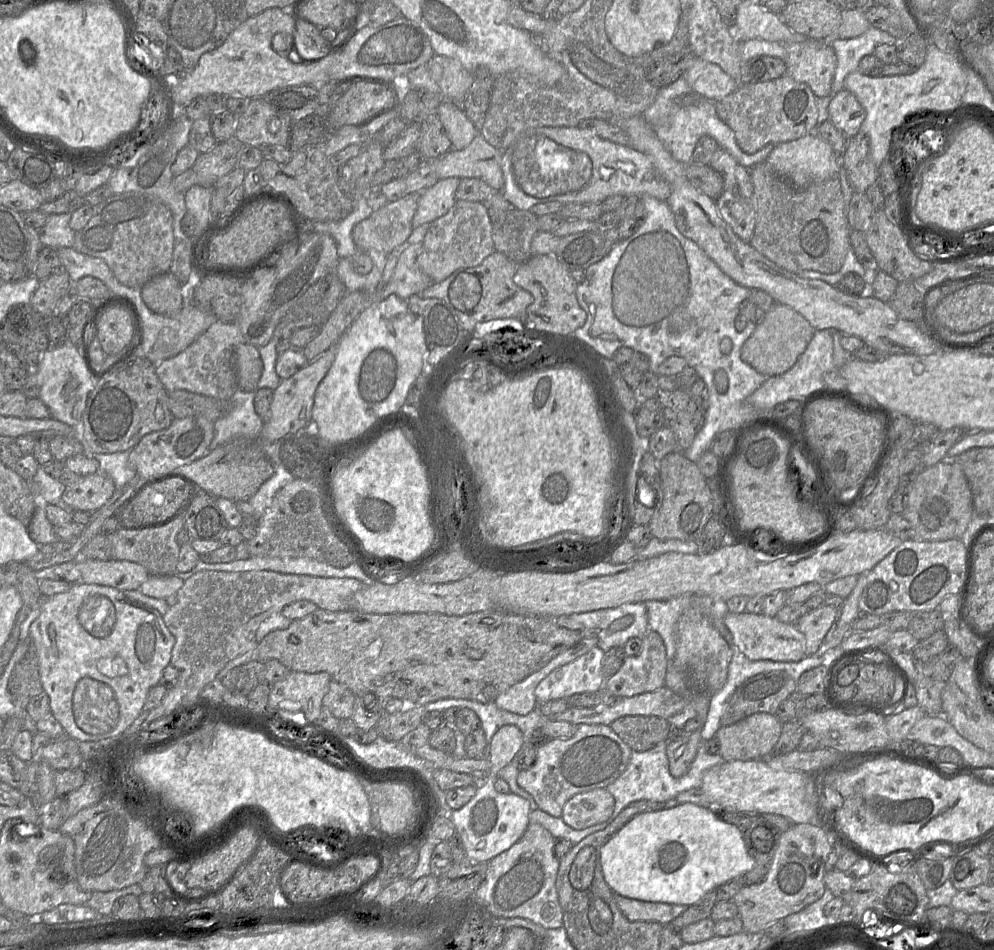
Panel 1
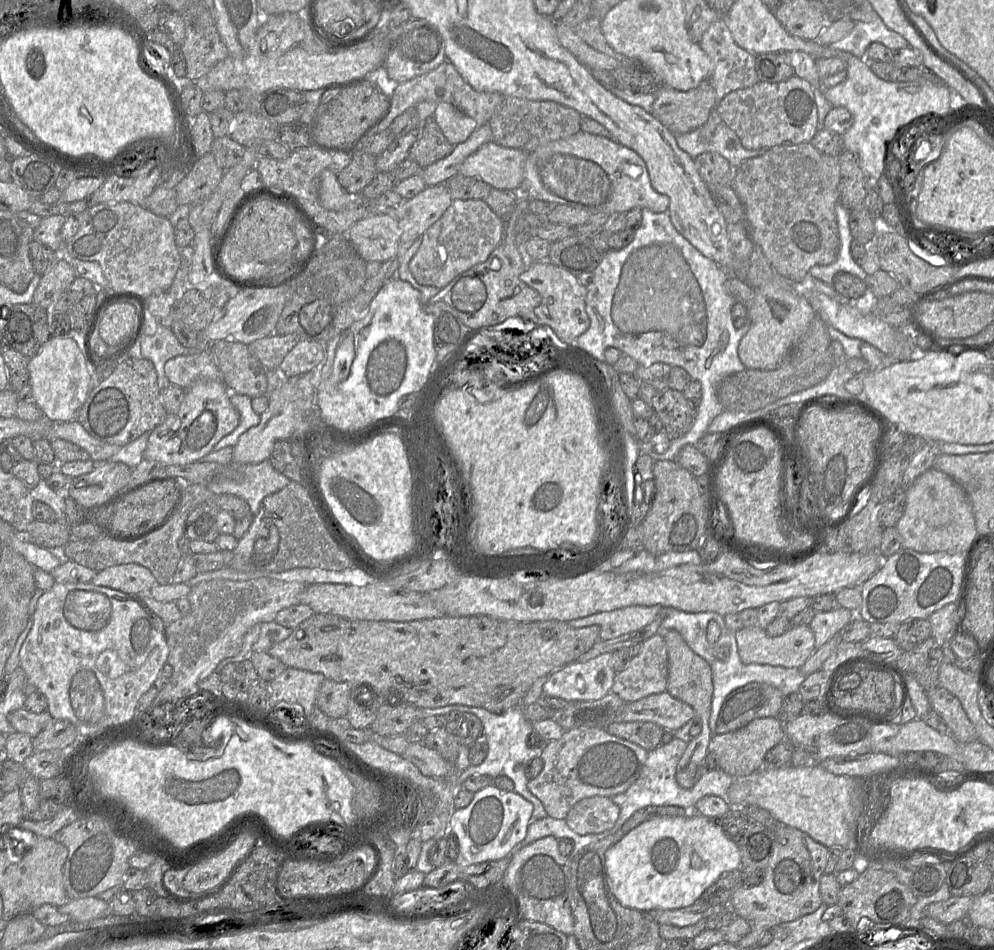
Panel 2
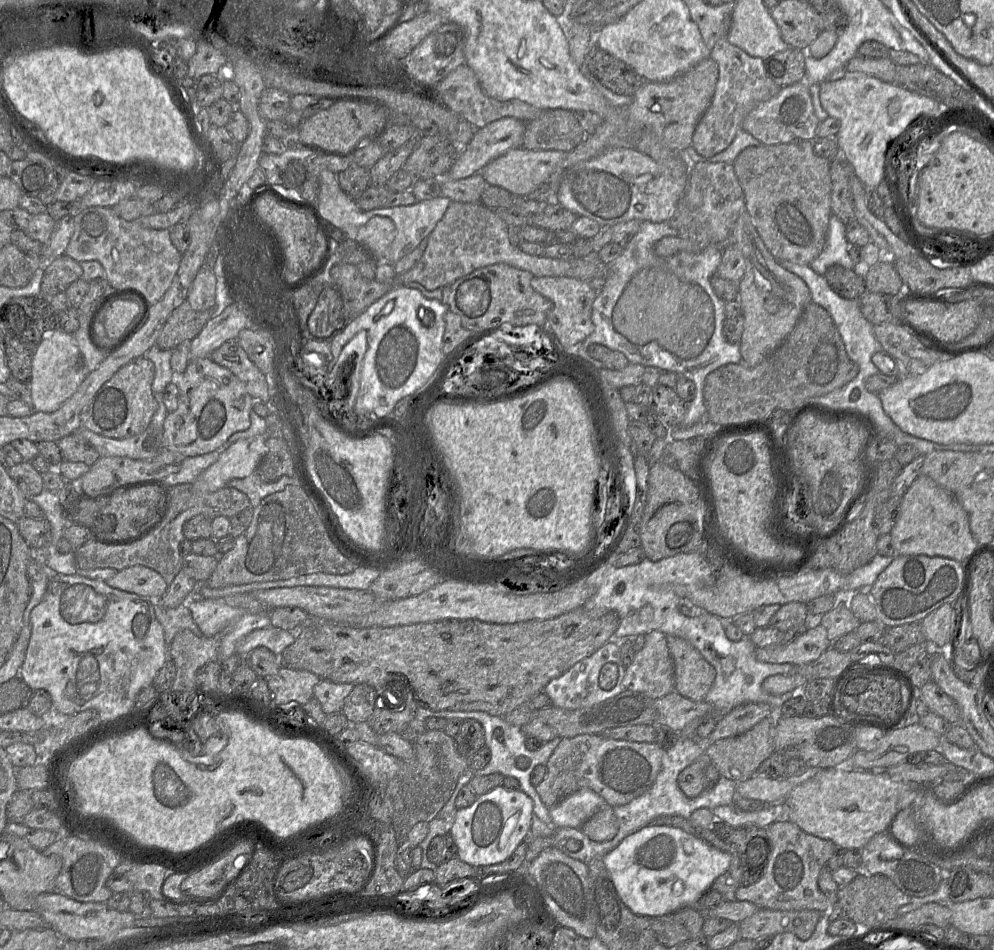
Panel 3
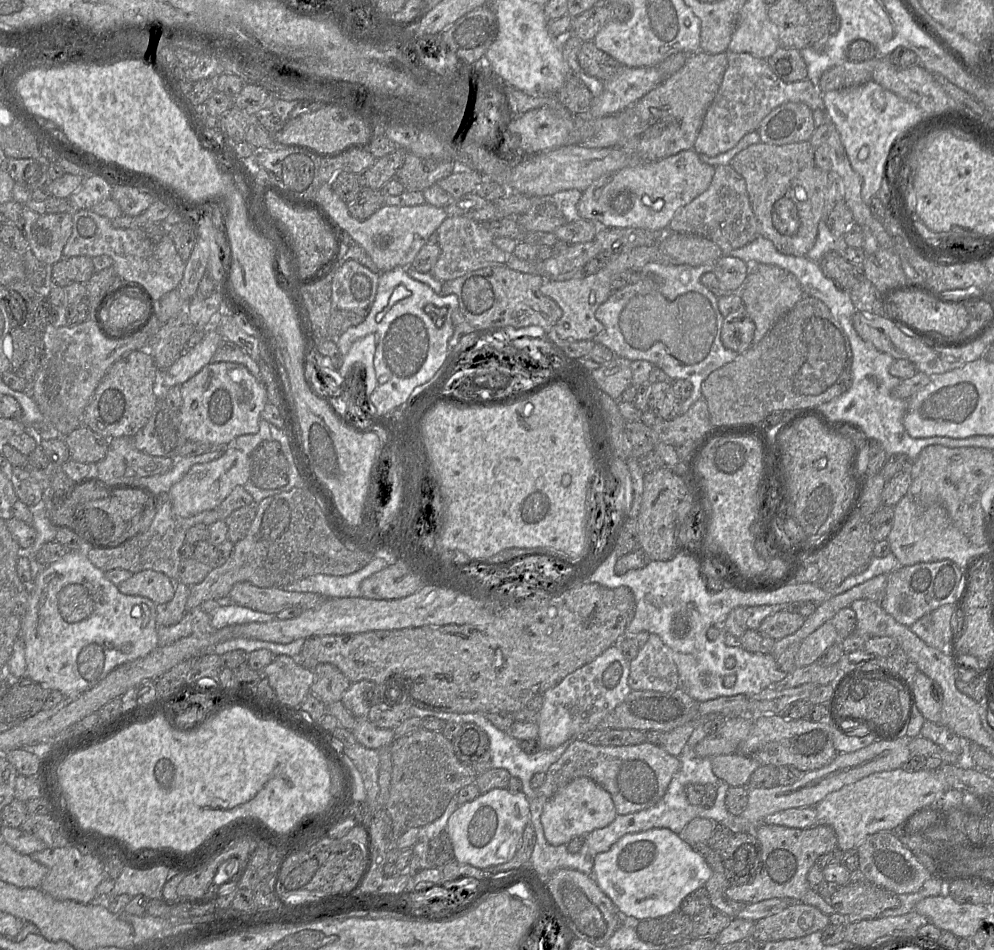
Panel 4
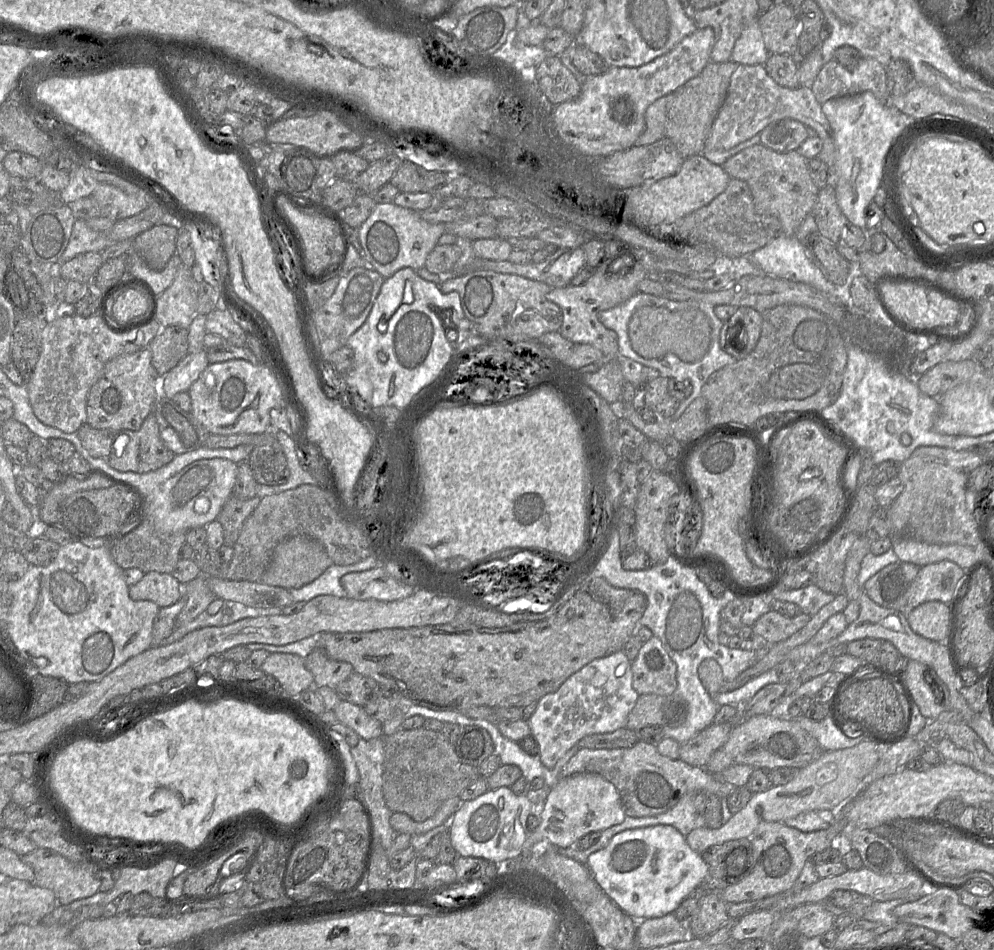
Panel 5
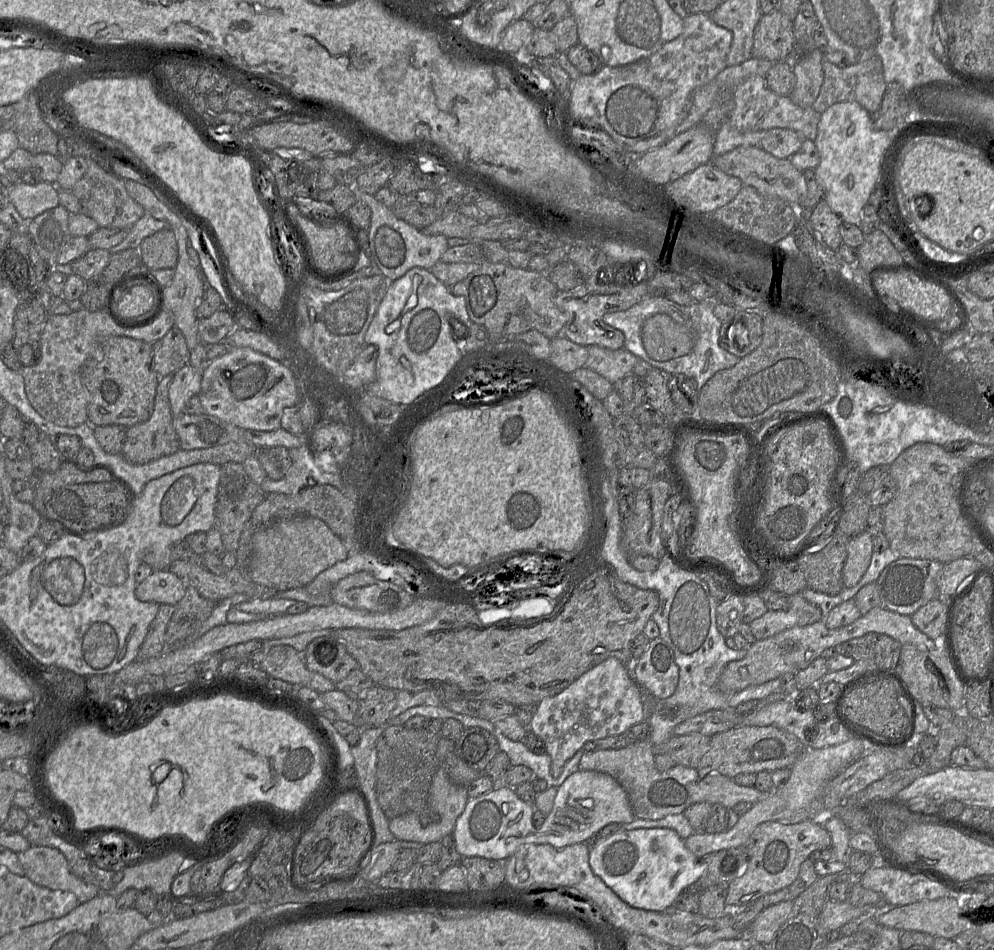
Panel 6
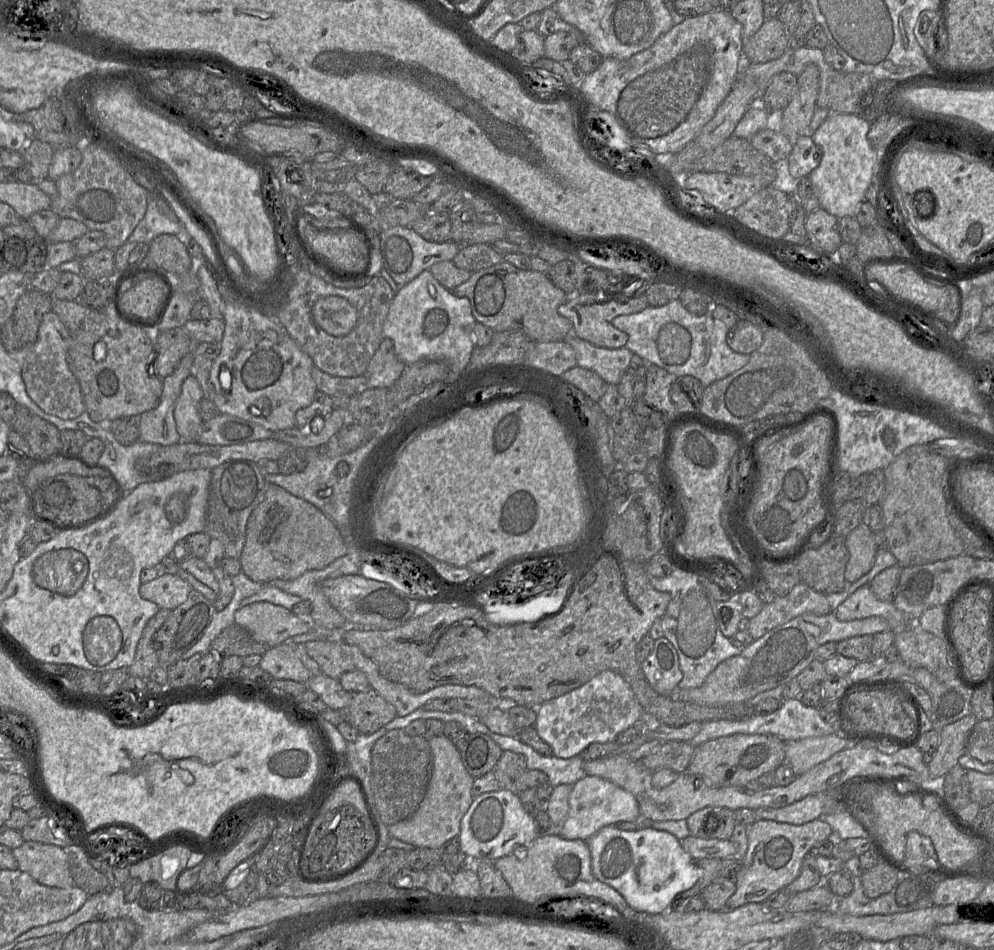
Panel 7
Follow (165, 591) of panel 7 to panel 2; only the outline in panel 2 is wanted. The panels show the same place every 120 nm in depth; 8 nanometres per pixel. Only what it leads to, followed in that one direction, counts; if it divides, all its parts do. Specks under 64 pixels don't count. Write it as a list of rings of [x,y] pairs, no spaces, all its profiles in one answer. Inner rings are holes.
[[[120,564],[98,571],[92,584],[127,594],[146,594],[158,584],[149,569],[139,564]]]

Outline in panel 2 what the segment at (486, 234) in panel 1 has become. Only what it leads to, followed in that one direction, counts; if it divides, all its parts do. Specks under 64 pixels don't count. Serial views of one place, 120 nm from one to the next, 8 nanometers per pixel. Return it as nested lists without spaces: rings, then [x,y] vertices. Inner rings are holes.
[[[453,200],[441,218],[421,236],[420,248],[409,263],[410,272],[419,284],[442,289],[461,273],[486,261],[502,242],[504,230],[504,221],[484,200]]]

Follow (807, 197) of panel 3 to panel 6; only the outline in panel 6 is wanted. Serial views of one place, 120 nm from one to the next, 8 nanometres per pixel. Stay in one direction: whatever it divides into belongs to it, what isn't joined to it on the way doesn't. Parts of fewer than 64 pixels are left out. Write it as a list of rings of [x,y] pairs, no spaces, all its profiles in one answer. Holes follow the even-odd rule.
[[[739,146],[721,156],[714,156],[712,163],[728,175],[739,178],[743,185],[755,188],[764,197],[782,199],[794,206],[804,194],[803,171],[797,169],[790,159],[780,159],[760,146]]]

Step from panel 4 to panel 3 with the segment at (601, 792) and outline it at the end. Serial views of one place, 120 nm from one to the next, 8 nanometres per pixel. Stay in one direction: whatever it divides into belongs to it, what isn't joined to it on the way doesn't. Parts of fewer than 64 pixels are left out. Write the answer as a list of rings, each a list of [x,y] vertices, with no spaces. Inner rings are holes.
[[[581,789],[549,808],[554,828],[581,828],[606,802],[591,789]]]

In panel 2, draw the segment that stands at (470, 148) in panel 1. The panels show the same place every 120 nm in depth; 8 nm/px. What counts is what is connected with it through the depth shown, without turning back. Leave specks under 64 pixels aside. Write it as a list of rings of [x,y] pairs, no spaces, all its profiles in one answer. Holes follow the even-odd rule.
[[[493,141],[483,144],[461,165],[459,175],[472,177],[498,190],[517,191],[523,181],[527,152],[520,149],[502,147]]]

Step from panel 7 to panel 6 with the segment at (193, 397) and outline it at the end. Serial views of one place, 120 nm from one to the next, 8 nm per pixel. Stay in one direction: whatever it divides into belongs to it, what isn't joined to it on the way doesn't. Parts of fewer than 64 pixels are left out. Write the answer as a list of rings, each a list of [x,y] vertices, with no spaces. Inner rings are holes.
[[[187,364],[174,373],[169,386],[169,401],[173,415],[185,413],[187,402],[201,390],[202,374]]]

